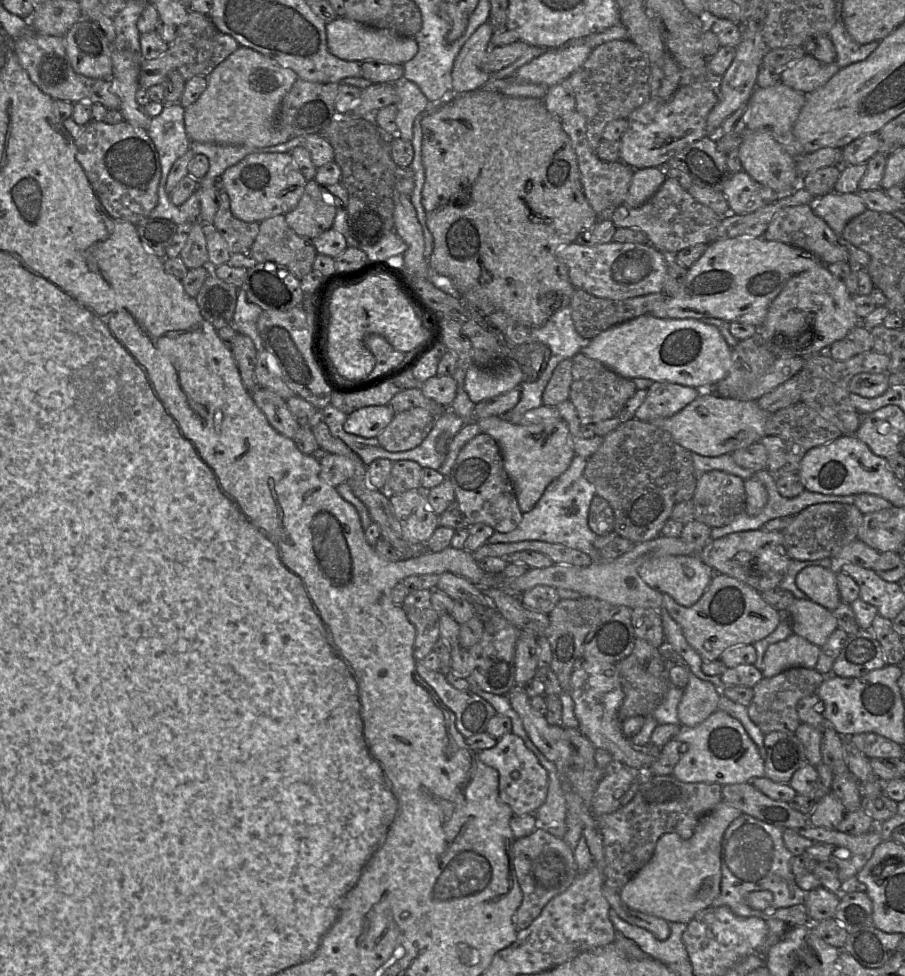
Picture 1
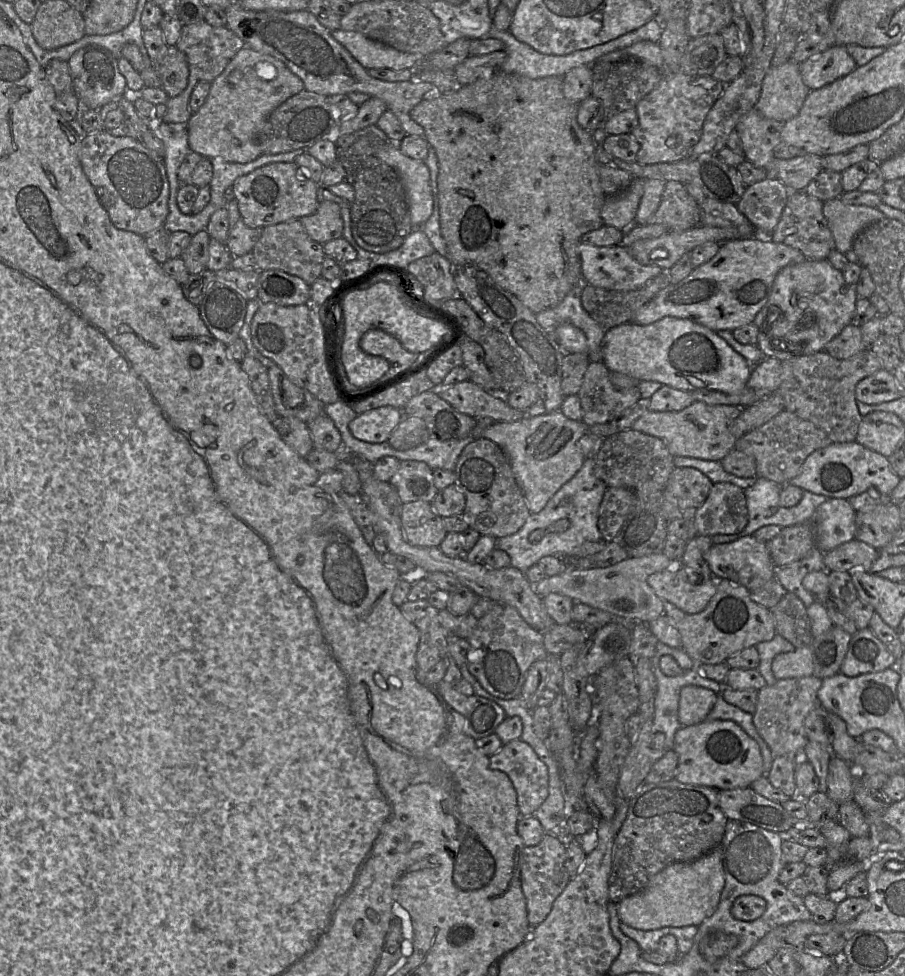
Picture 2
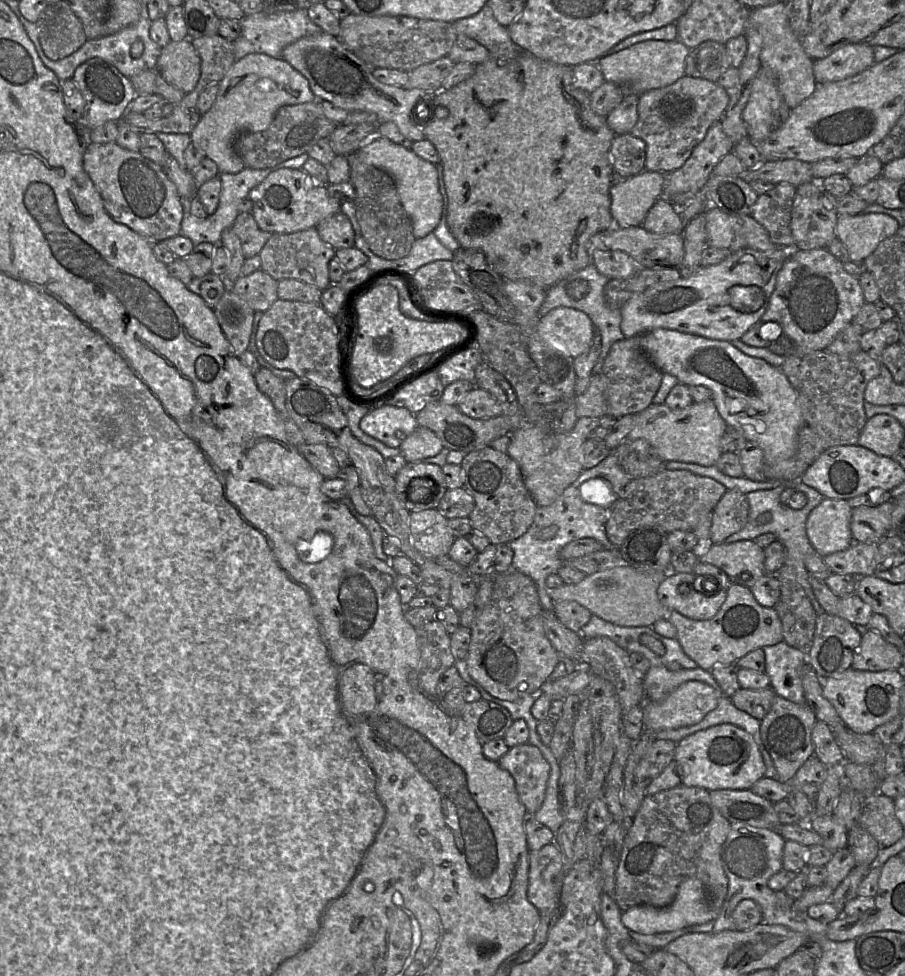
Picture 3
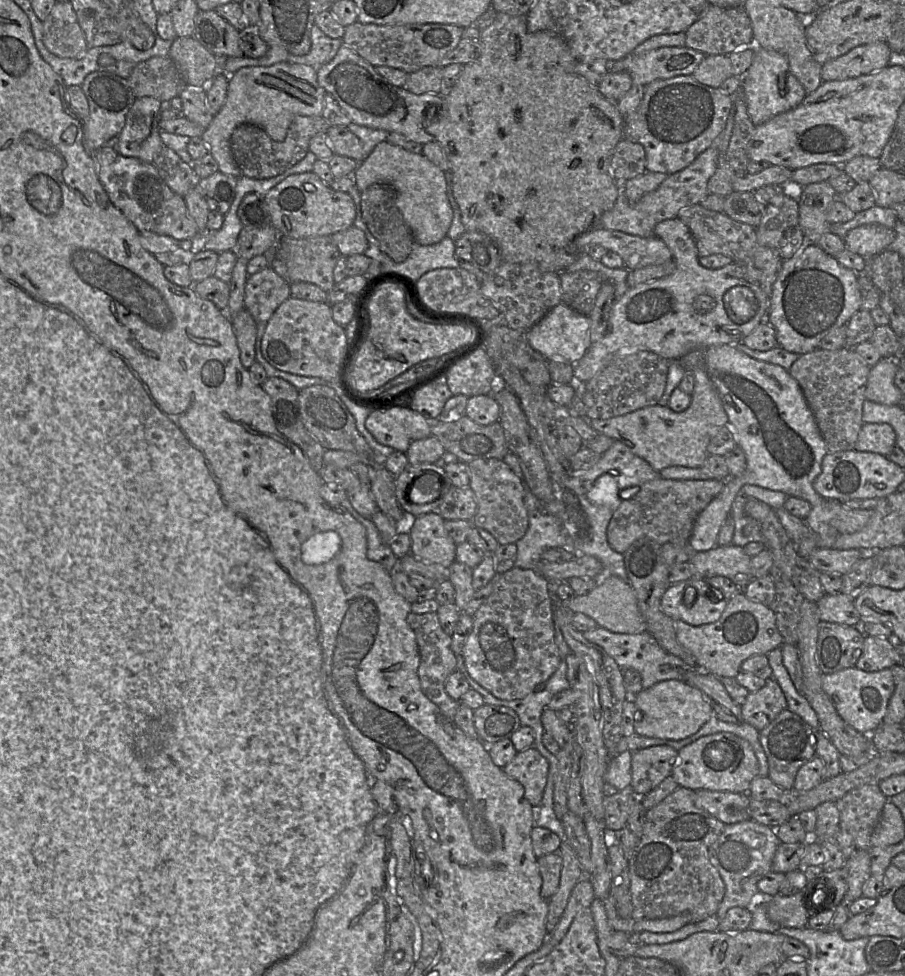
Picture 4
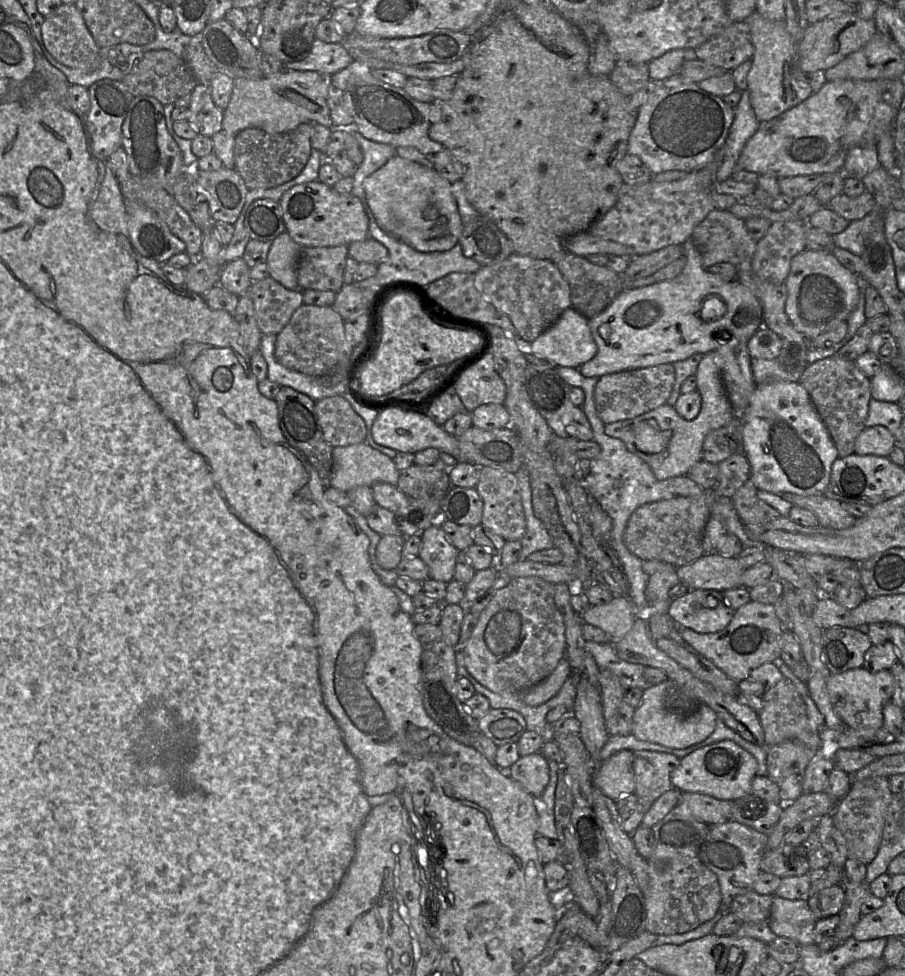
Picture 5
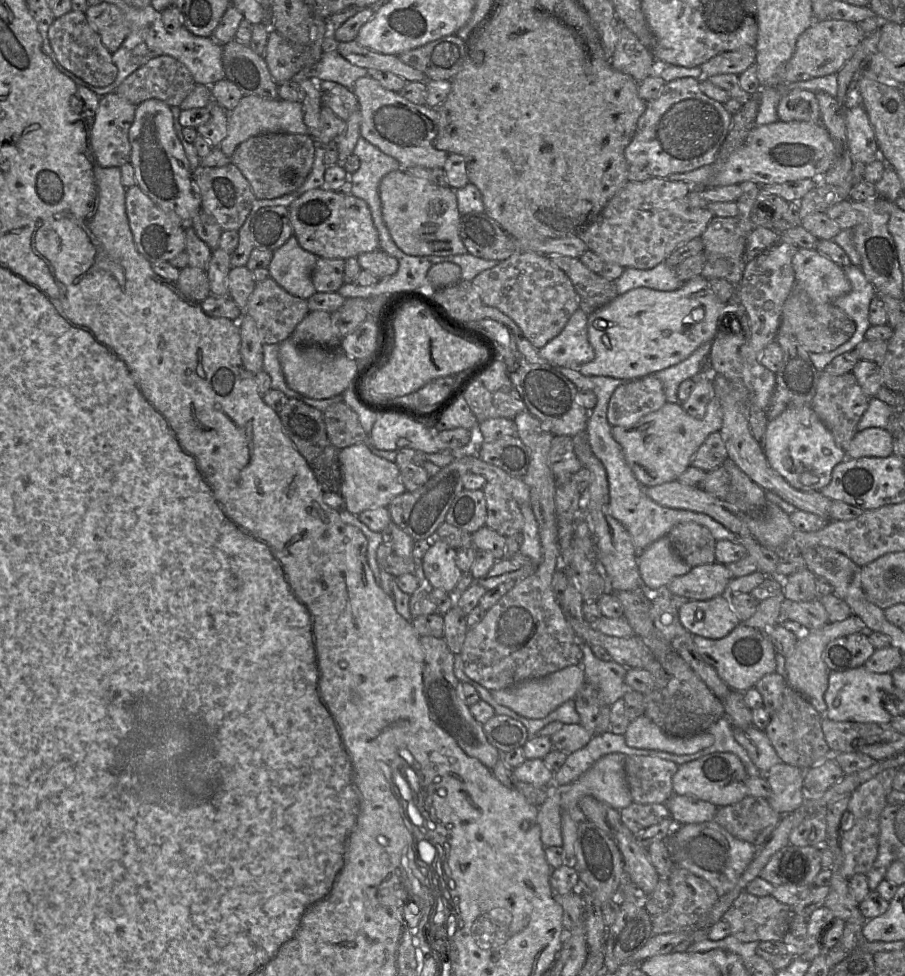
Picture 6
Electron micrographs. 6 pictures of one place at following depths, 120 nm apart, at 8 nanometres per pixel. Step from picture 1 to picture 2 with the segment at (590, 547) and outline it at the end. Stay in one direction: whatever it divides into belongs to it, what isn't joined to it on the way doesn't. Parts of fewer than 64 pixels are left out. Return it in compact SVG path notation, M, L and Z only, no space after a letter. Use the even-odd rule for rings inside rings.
M586 458L574 477L561 486L540 512L530 514L525 524L517 533L496 538L495 548L507 552L511 558L510 567L515 567L523 573L545 556L578 558L579 548L584 542L597 542L602 539L602 535L598 529L598 510L607 489L607 485L594 474L594 458ZM561 519L569 520L569 528L564 532L553 531L553 525Z

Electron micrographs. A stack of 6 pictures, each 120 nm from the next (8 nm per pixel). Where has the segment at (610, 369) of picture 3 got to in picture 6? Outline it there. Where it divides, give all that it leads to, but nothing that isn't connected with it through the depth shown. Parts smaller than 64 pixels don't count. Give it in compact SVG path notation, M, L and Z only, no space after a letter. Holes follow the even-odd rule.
M653 374L631 379L613 392L607 419L613 426L629 426L666 404L662 382Z

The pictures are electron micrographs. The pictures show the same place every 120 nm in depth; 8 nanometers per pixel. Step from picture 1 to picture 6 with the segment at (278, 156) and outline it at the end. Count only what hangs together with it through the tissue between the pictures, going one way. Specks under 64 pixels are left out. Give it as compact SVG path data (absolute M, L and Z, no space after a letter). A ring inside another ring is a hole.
M327 186L312 189L294 200L288 211L299 245L318 257L346 260L380 248L368 204L352 194L339 193Z

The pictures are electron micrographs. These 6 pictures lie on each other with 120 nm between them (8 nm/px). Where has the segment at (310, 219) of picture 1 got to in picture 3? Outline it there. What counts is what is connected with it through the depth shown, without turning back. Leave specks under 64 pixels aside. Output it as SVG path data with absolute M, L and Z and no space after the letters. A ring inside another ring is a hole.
M342 211L321 221L316 230L320 238L334 249L350 248L355 245L355 231Z

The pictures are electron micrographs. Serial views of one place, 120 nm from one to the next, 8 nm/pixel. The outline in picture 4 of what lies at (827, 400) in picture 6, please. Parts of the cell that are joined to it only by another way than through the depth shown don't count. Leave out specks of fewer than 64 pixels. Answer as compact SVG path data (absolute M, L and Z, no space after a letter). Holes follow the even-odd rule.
M815 349L799 356L789 369L813 412L828 453L855 450L863 426L863 404L869 367L854 349Z

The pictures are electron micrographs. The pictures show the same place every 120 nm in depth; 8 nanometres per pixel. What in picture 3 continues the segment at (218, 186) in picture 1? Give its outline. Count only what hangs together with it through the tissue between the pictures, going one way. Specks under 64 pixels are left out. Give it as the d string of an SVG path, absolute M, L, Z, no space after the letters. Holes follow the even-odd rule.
M239 213L231 228L237 235L245 259L259 255L260 251L271 237L271 233L261 230L252 214Z

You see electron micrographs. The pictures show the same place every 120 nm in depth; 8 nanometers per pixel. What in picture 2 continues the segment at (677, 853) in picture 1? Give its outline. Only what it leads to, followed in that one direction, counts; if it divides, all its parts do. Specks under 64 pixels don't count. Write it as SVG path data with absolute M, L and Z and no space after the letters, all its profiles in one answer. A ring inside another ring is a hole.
M721 842L692 862L673 863L657 873L643 890L618 903L618 915L627 926L644 931L665 927L698 927L716 911L724 886Z

